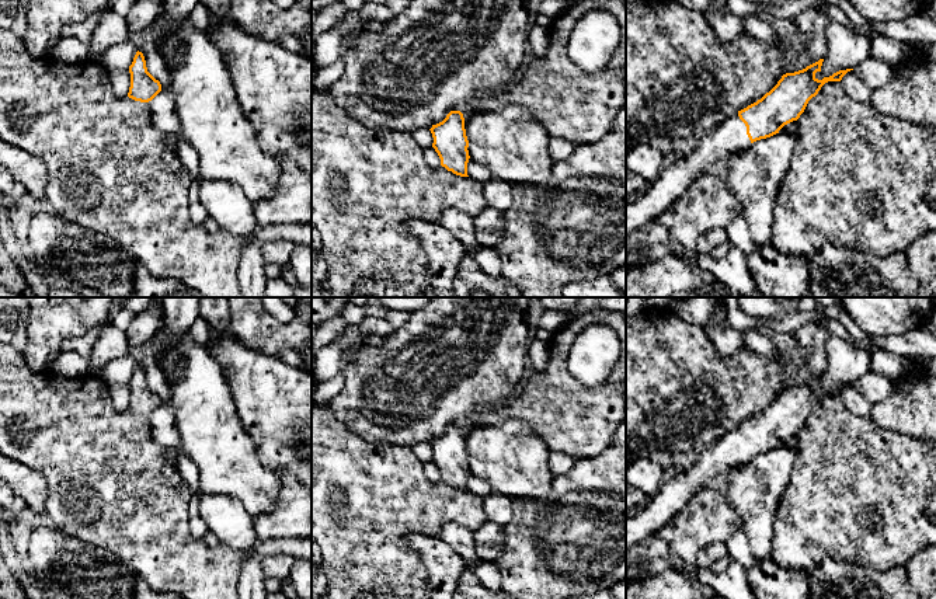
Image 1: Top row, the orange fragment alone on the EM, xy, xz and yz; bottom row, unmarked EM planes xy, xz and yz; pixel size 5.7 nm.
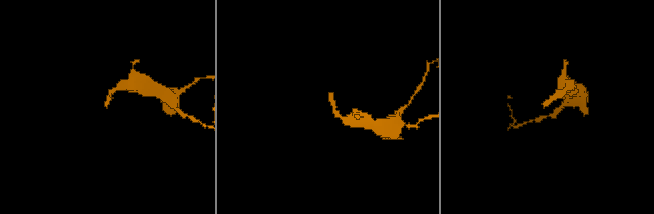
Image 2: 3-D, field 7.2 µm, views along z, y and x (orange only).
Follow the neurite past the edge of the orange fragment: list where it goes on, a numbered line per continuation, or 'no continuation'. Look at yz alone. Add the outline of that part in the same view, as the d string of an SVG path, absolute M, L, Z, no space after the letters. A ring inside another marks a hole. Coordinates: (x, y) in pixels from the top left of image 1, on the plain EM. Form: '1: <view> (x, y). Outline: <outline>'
1: yz (730, 451). Outline: M738 428L723 435L713 446L700 449L692 467L678 473L672 481L662 485L643 509L626 516L626 551L664 529L697 491L707 487L713 477L727 473L733 467L742 466L748 460L751 460L751 455L747 449L747 440Z

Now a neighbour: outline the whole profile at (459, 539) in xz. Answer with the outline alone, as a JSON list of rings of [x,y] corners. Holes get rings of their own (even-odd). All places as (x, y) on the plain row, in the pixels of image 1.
[[[446,525],[436,537],[445,541],[455,554],[457,554],[467,565],[467,568],[479,564],[480,557],[476,553],[473,532],[457,525]]]

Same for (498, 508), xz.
[[[490,494],[483,498],[487,522],[507,526],[512,519],[512,498],[501,494]]]

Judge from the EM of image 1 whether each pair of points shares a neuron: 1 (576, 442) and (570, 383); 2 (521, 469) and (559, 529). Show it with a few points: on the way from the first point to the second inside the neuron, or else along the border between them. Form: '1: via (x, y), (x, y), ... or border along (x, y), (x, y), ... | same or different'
1: via (576, 428), (576, 397) | same
2: border along (555, 476), (550, 490), (543, 497), (512, 498) | different

